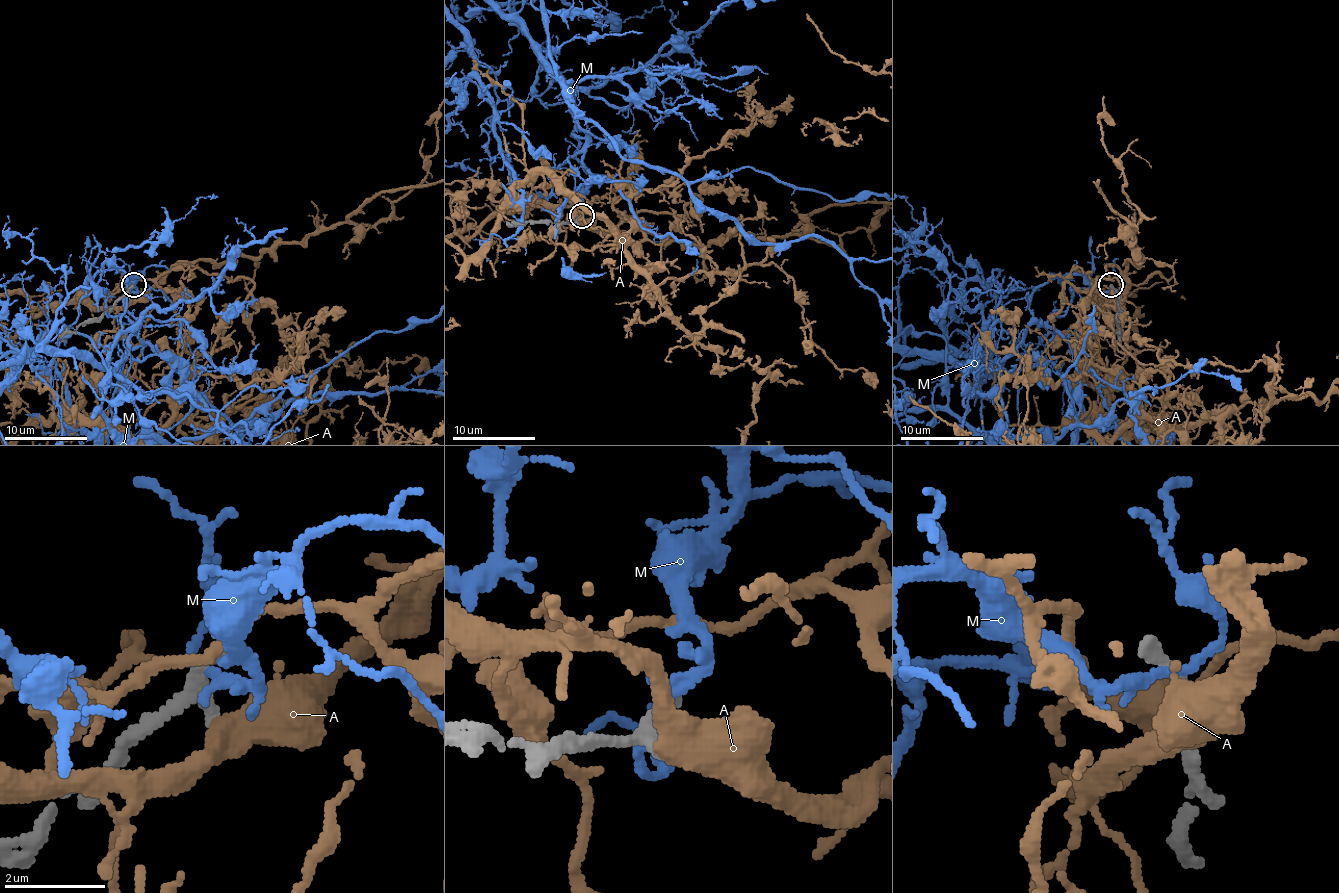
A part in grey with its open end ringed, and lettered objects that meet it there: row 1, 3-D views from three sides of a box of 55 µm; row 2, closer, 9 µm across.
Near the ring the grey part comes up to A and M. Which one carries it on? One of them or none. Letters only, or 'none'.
none

